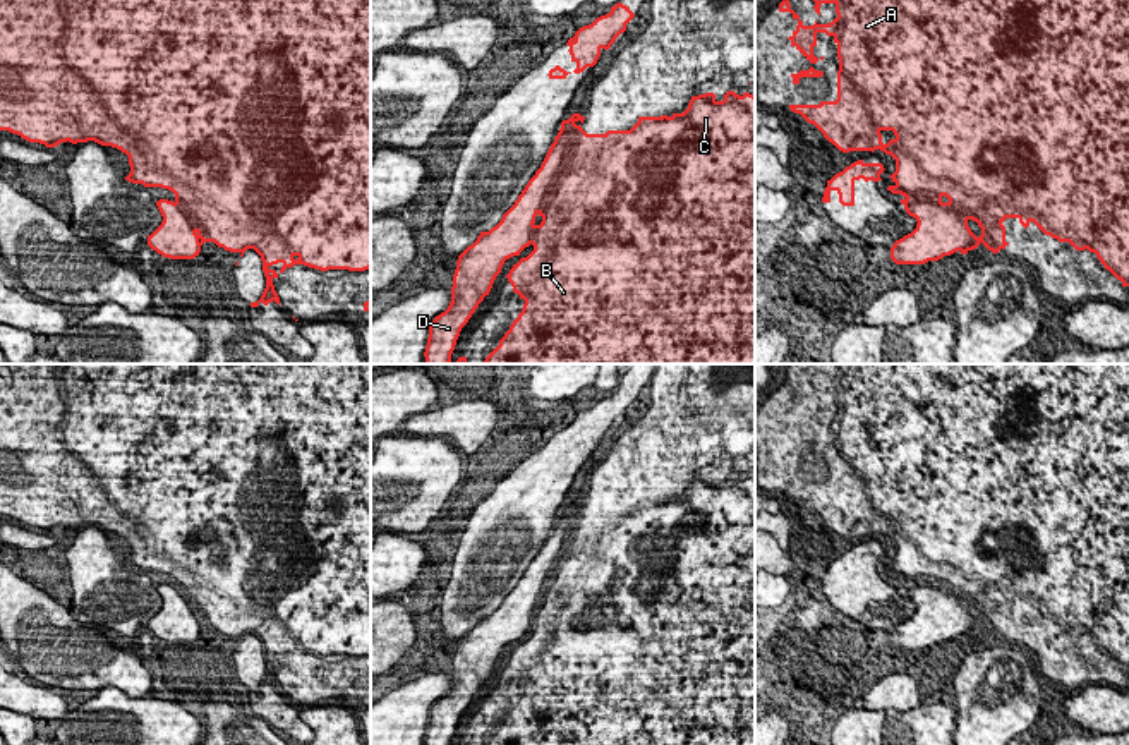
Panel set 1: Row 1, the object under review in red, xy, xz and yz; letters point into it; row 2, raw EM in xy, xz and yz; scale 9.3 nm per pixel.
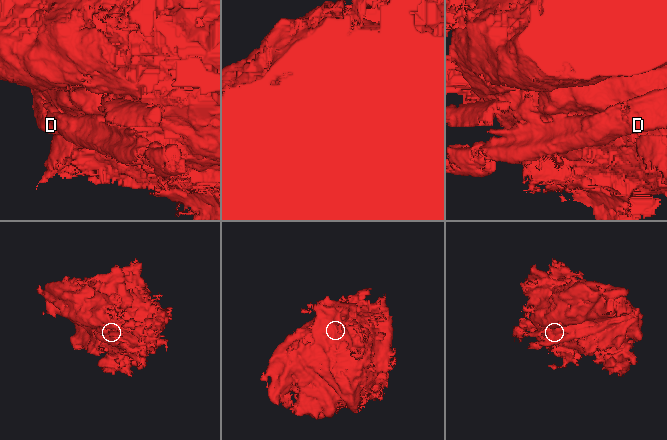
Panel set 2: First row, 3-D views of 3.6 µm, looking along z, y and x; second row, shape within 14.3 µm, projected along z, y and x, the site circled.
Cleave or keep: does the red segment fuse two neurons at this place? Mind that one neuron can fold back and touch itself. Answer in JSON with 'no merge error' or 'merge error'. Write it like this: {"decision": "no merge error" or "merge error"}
{"decision": "merge error"}

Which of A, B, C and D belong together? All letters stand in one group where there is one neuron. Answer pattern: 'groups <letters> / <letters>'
groups A B C / D

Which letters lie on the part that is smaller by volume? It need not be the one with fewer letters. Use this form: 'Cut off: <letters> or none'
Cut off: D

